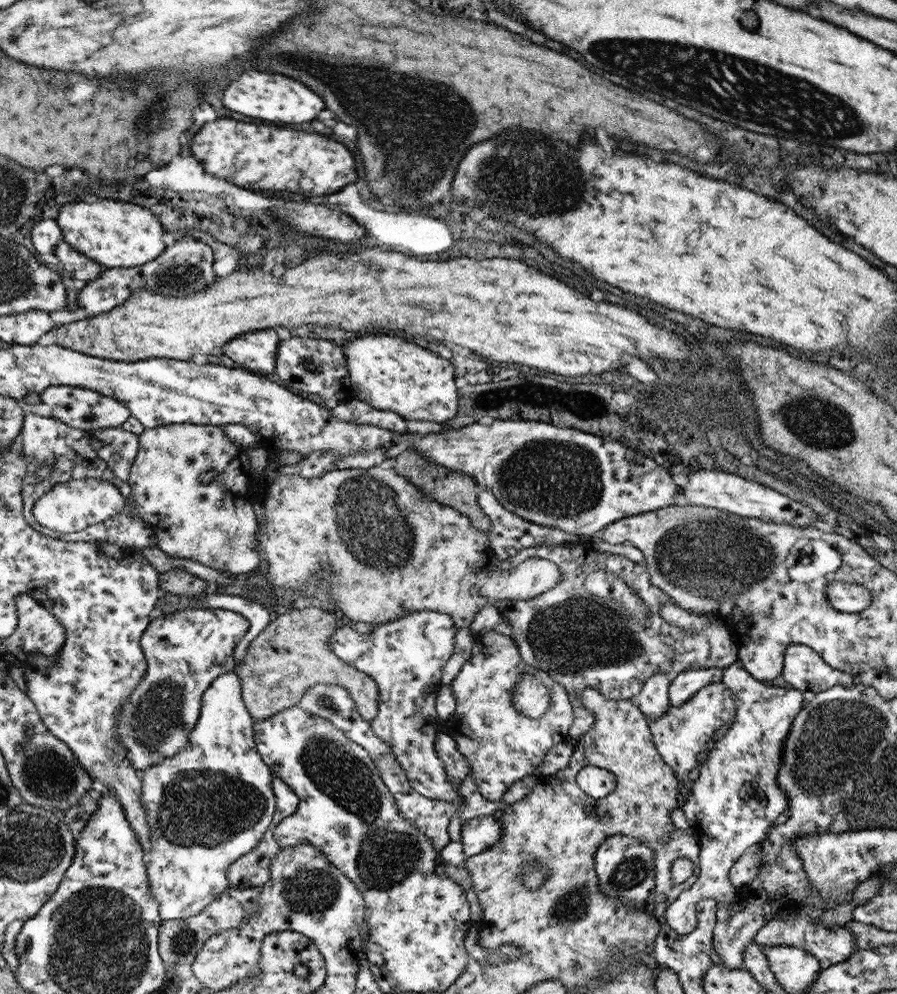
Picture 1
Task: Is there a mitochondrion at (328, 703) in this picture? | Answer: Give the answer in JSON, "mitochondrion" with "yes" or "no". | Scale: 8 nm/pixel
{"mitochondrion":"yes"}

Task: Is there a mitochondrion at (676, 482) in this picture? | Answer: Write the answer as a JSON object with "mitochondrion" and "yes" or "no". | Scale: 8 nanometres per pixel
{"mitochondrion":"no"}

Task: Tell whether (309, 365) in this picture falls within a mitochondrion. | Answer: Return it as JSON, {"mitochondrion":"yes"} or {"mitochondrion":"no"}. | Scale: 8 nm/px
{"mitochondrion":"yes"}

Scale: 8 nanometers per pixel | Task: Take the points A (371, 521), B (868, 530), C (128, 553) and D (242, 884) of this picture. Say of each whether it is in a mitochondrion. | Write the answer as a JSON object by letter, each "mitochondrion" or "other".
{"A":"mitochondrion","B":"other","C":"other","D":"other"}

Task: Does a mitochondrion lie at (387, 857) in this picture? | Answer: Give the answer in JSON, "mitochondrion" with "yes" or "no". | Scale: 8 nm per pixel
{"mitochondrion":"yes"}

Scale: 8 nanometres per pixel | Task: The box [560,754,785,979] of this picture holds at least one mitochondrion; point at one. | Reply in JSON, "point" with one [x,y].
{"point":[631,871]}

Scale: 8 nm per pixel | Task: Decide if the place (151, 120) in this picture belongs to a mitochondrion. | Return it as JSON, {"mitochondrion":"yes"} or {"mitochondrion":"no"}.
{"mitochondrion":"yes"}

